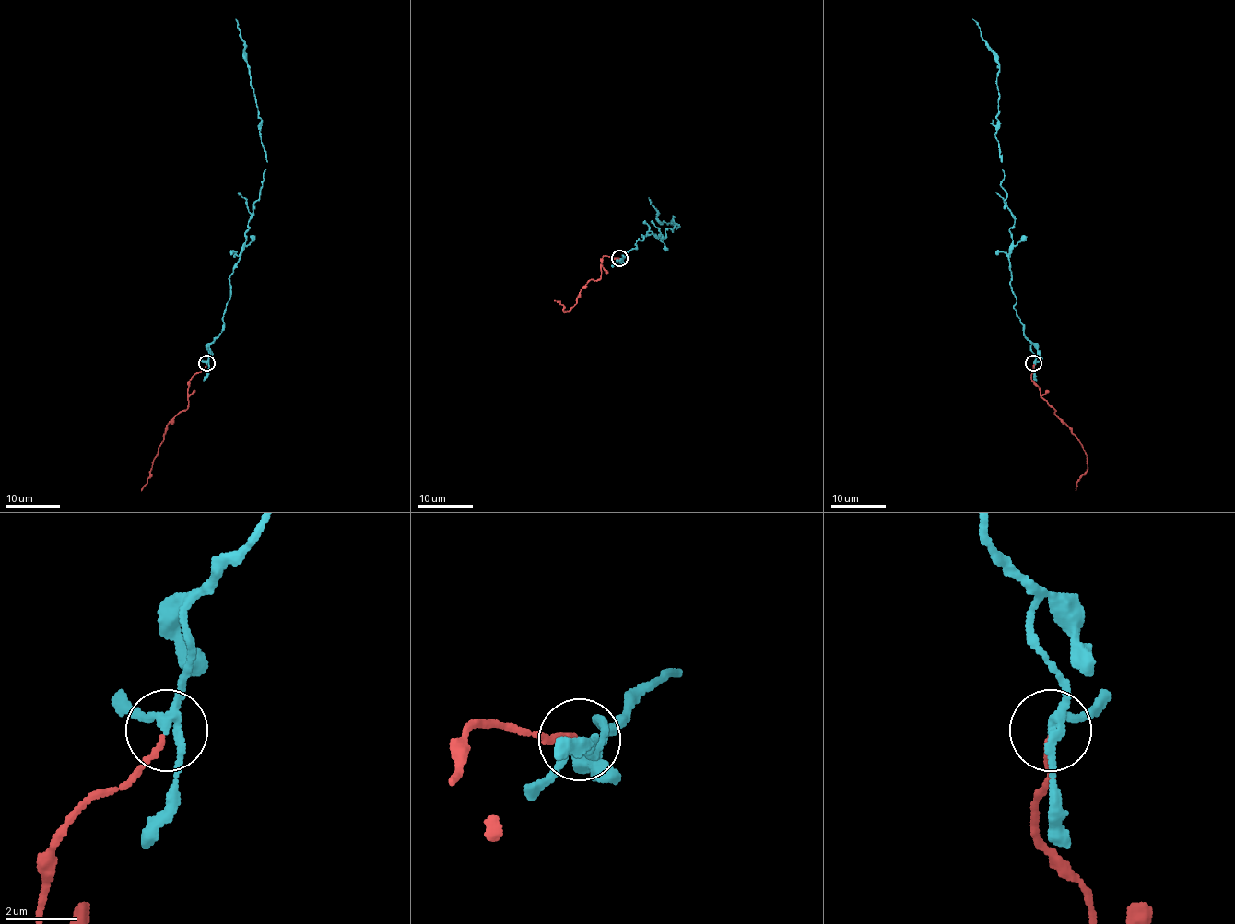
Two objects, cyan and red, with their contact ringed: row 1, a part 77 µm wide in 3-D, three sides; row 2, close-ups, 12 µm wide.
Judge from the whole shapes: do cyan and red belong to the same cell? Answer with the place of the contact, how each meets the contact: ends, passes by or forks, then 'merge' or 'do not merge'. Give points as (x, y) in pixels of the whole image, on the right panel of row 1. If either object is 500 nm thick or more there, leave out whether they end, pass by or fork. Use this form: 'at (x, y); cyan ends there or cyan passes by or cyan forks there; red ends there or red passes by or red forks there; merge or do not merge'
at (1033, 363); cyan forks there; red ends there; merge

